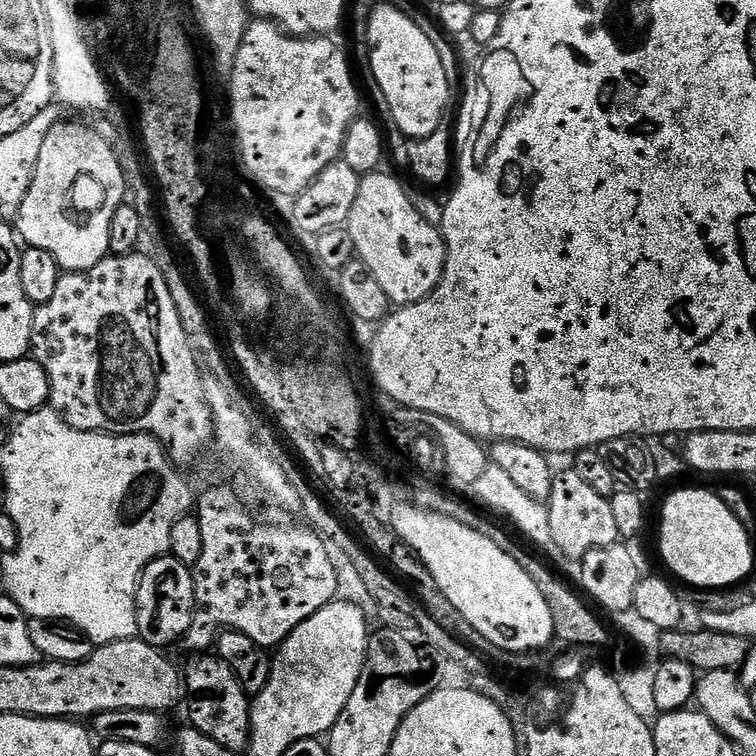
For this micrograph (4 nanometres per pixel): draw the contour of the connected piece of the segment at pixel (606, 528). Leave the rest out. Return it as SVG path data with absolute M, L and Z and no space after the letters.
M573 470L555 473L552 493L546 505L550 518L551 547L569 556L573 562L583 560L586 554L590 554L590 550L605 548L621 539L611 499L598 494L589 482L584 482L581 475Z

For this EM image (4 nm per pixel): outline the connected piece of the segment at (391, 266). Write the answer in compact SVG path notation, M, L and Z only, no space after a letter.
M377 170L371 174L365 175L361 179L358 186L358 198L354 201L354 210L350 210L350 218L346 225L350 238L354 238L354 246L356 247L356 254L358 259L370 270L370 274L374 274L374 278L378 278L378 282L382 286L382 290L386 290L389 301L393 305L403 306L405 304L413 304L422 298L431 296L432 291L438 286L438 282L444 277L444 264L448 261L448 250L444 247L444 238L441 229L435 224L426 222L426 218L422 218L422 214L418 214L418 210L412 205L412 196L407 192L398 181L392 176L387 176L384 170Z

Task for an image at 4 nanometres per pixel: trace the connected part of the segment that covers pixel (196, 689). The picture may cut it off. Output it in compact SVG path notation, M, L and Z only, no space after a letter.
M196 654L188 665L183 665L182 676L186 681L186 708L191 727L202 734L214 738L218 746L234 750L238 754L247 753L252 740L252 706L250 697L238 682L234 670L218 654Z

